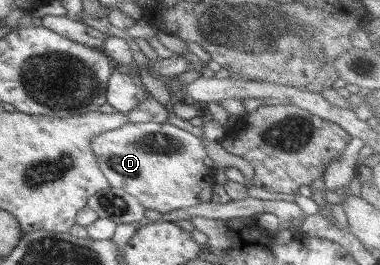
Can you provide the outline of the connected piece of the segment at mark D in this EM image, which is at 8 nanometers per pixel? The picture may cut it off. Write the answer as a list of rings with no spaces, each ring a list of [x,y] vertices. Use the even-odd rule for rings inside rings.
[[[127,122],[117,129],[104,131],[92,137],[89,148],[94,154],[97,166],[106,178],[107,185],[124,190],[124,193],[135,197],[145,209],[152,209],[161,214],[177,209],[185,210],[210,201],[210,198],[219,192],[214,183],[215,167],[212,160],[206,156],[202,140],[168,122]]]

